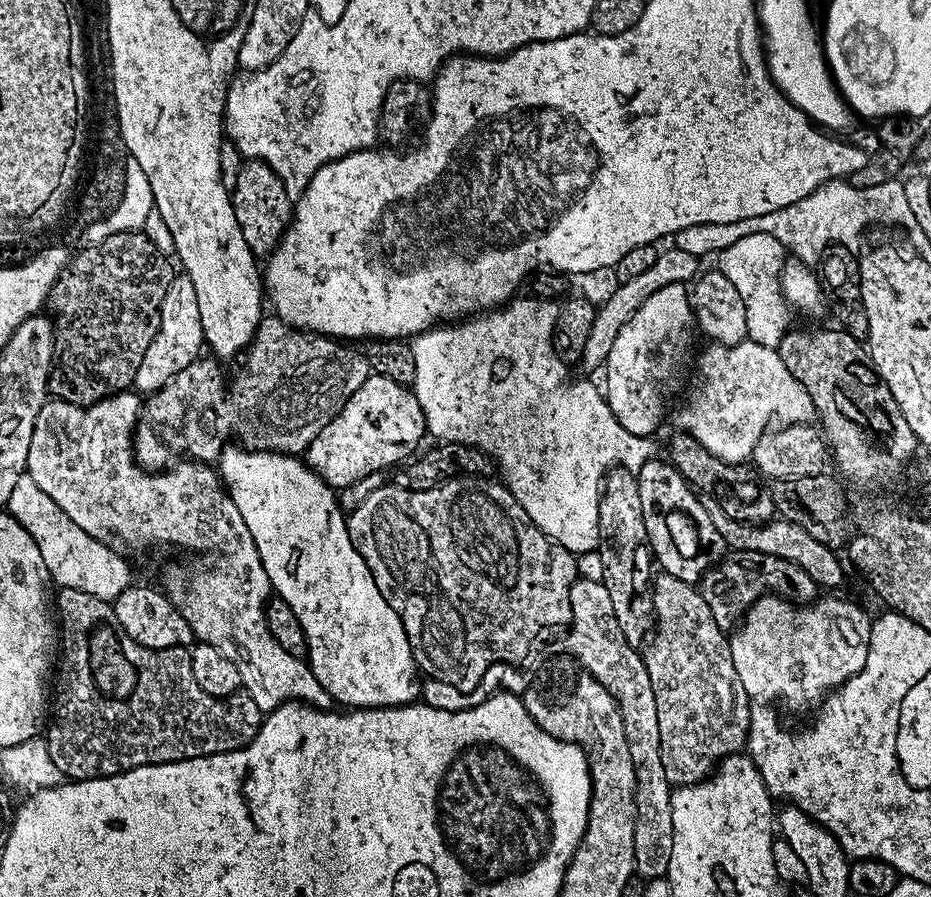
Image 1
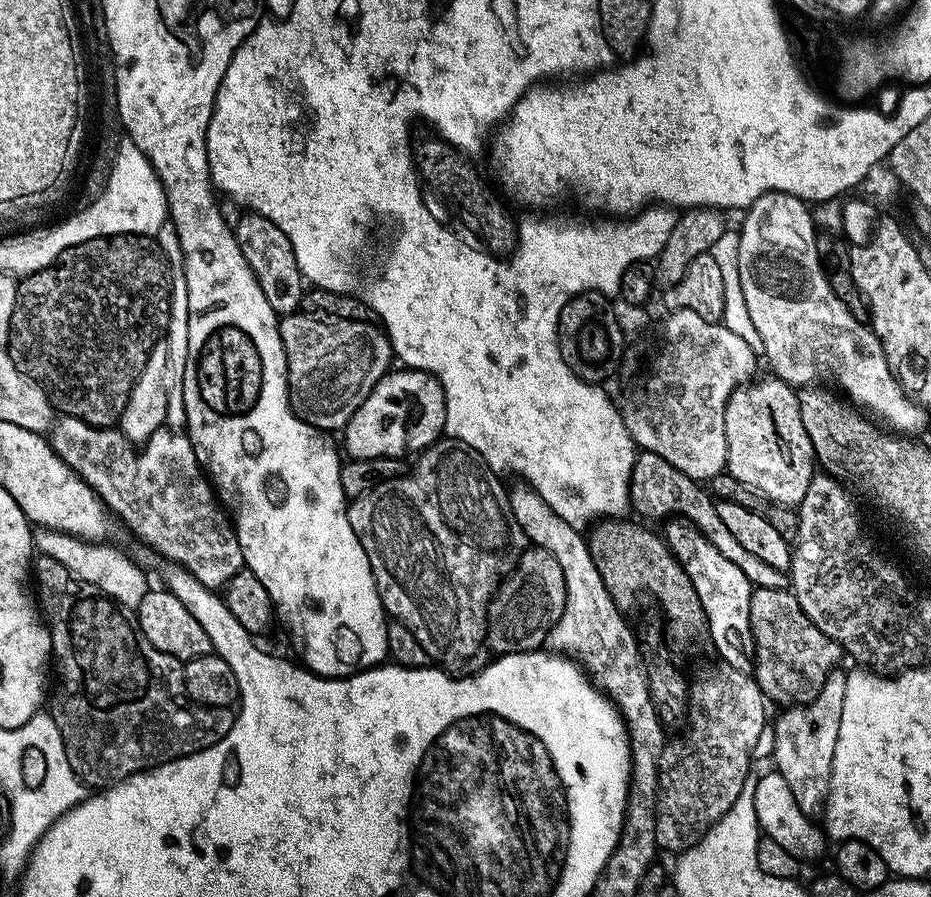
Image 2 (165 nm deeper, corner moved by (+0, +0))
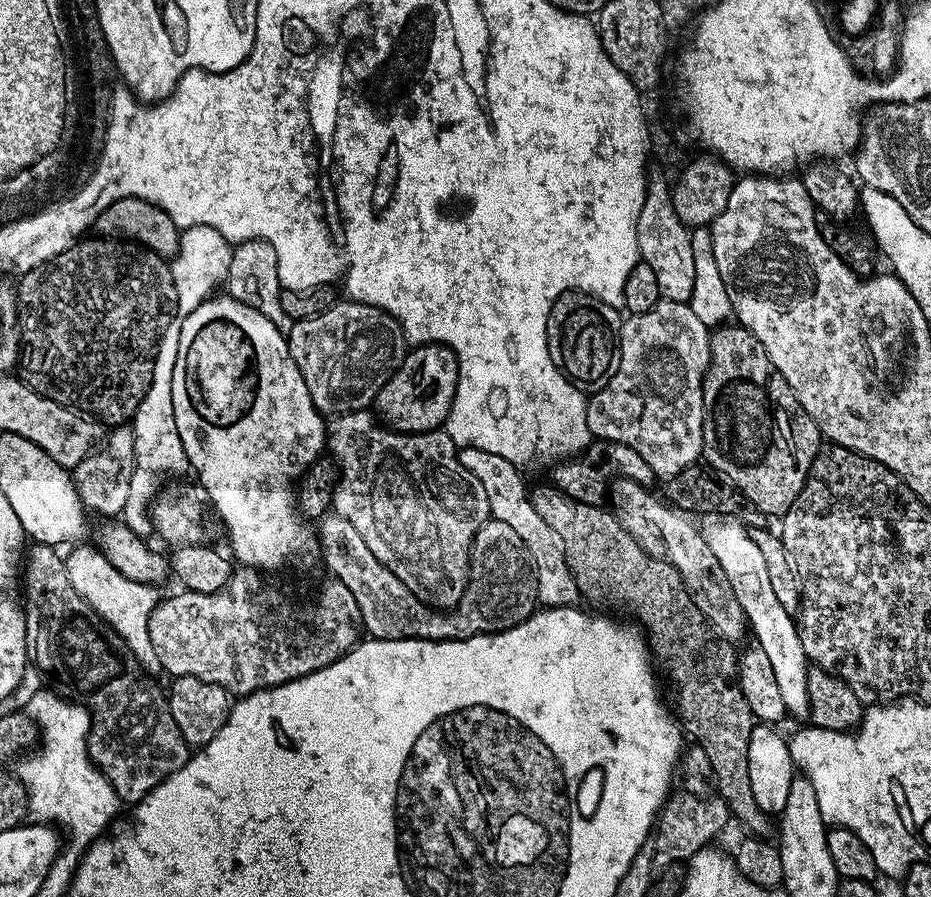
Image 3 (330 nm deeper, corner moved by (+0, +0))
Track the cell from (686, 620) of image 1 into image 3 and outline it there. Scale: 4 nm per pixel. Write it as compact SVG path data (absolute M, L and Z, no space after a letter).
M683 790L673 791L658 813L658 831L654 836L652 850L653 869L663 870L671 864L691 860L701 848L707 848L715 841L712 839L727 826L728 820L730 821L730 813L724 800L695 796Z

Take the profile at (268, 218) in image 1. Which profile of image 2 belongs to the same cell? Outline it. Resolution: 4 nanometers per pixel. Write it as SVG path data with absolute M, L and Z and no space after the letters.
M245 211L234 225L236 241L250 266L254 270L254 278L258 278L258 286L262 286L262 294L266 294L266 302L275 310L277 317L291 316L300 307L300 300L306 291L306 281L298 270L298 262L294 258L294 246L290 246L290 238L257 212Z

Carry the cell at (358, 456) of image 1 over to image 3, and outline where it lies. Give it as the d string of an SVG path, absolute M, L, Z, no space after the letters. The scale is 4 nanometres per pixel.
M444 344L413 347L376 396L375 411L383 423L398 432L430 432L439 429L447 421L452 409L459 377L460 364L456 361L456 355Z

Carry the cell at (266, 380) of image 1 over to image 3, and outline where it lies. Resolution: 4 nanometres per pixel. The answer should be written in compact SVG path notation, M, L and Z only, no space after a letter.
M349 299L333 305L311 320L295 321L292 329L286 333L286 339L290 354L306 382L306 390L310 390L314 406L328 418L335 418L341 412L367 409L406 355L404 331L389 312L383 312L381 308L369 304L357 304L356 301Z

